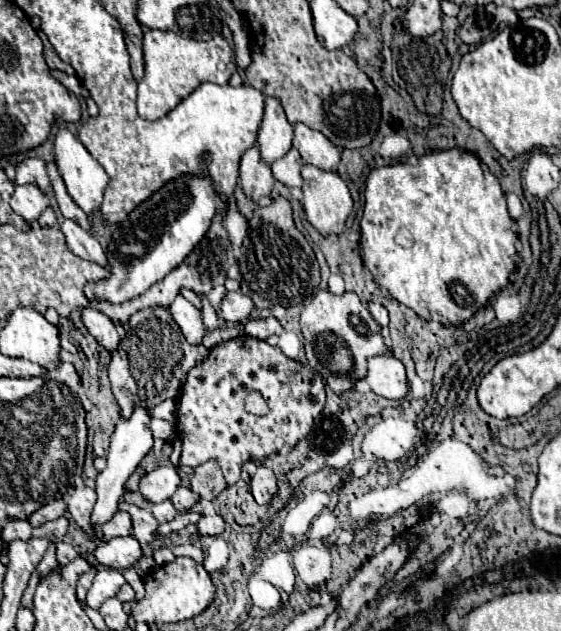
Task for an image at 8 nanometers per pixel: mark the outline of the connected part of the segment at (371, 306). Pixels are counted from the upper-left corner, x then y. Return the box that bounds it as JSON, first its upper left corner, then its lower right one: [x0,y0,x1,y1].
[368,303,388,327]

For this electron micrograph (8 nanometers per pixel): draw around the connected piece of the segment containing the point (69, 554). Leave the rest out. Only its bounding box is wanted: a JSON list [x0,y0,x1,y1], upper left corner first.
[56,541,78,565]

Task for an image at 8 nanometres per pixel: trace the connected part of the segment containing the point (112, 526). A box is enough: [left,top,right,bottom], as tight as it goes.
[102,511,132,539]

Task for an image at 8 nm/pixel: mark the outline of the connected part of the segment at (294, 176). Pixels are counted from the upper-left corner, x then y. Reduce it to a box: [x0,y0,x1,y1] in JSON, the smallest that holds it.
[270,147,302,187]

